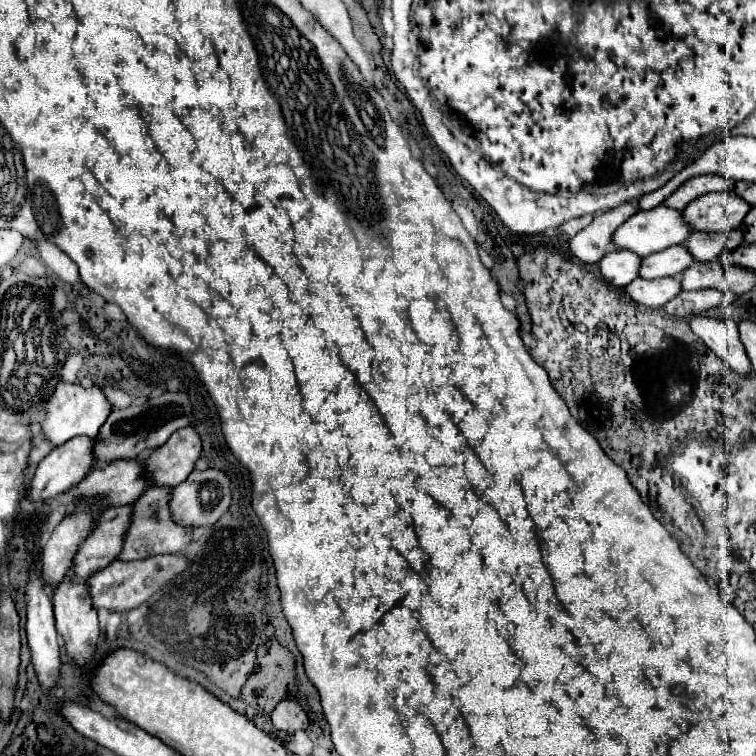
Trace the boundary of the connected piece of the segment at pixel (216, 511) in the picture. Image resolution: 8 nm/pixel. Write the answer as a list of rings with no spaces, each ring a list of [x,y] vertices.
[[[202,469],[202,471],[192,471],[190,477],[174,487],[172,495],[172,513],[178,523],[190,525],[194,529],[214,525],[230,507],[232,503],[232,481],[230,477],[220,471],[220,469]]]

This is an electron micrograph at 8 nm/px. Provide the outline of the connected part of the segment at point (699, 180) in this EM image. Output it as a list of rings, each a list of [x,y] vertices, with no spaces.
[[[700,175],[700,177],[692,177],[676,193],[672,193],[664,201],[664,205],[682,211],[690,201],[698,199],[700,195],[706,195],[706,193],[712,193],[712,191],[732,191],[734,185],[736,185],[734,181],[724,179],[722,175]]]

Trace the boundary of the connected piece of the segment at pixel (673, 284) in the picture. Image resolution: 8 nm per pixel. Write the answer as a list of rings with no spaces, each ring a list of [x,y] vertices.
[[[660,277],[654,281],[636,279],[624,289],[626,289],[626,295],[636,303],[658,309],[658,307],[664,307],[672,297],[680,293],[680,279],[676,277]]]

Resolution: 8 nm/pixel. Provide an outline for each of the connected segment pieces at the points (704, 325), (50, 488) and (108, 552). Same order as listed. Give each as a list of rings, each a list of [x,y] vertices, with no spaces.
[[[692,317],[690,329],[734,371],[738,371],[740,375],[746,375],[750,371],[750,359],[744,351],[744,345],[738,339],[736,323],[710,317]]]
[[[76,437],[60,447],[52,449],[40,463],[30,481],[30,499],[56,497],[72,483],[80,483],[88,471],[92,471],[92,439]]]
[[[132,505],[108,507],[92,535],[80,545],[80,551],[74,559],[74,575],[78,581],[88,581],[92,571],[108,567],[120,557],[124,547],[124,531],[128,531],[128,519],[132,517]]]

